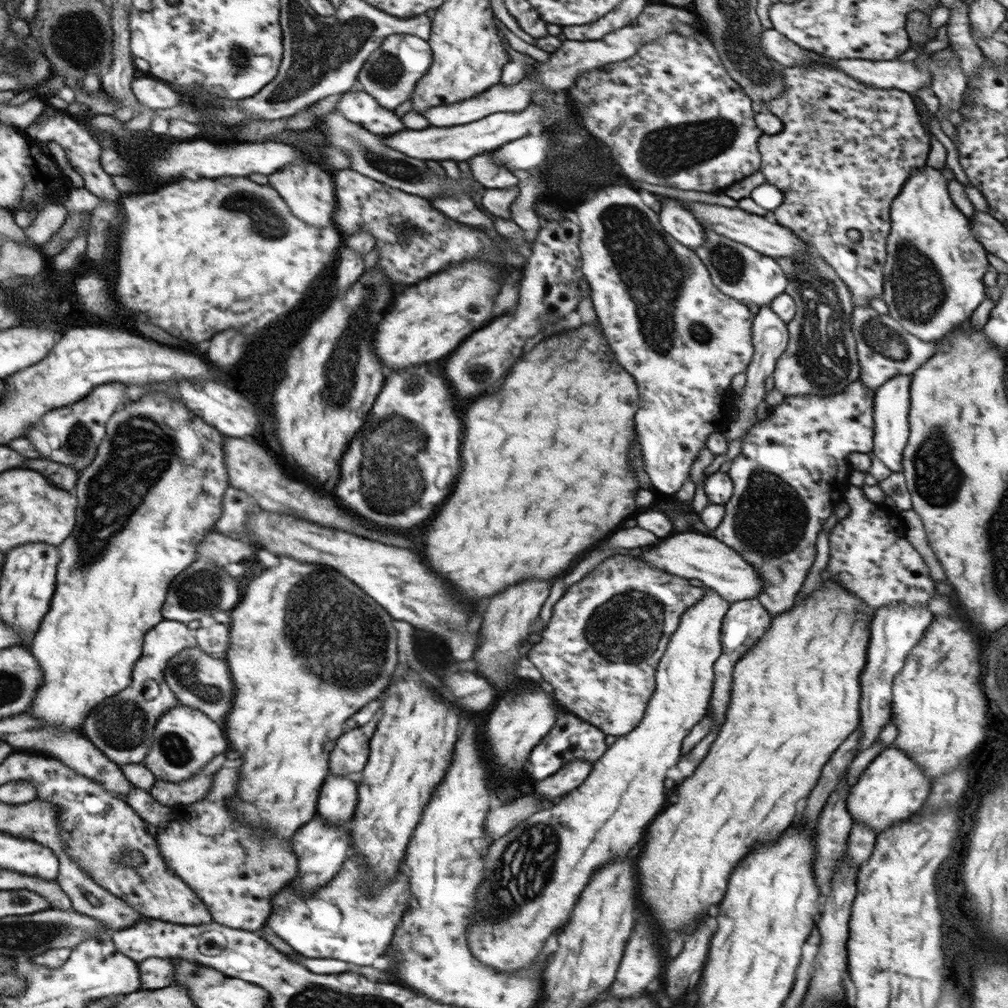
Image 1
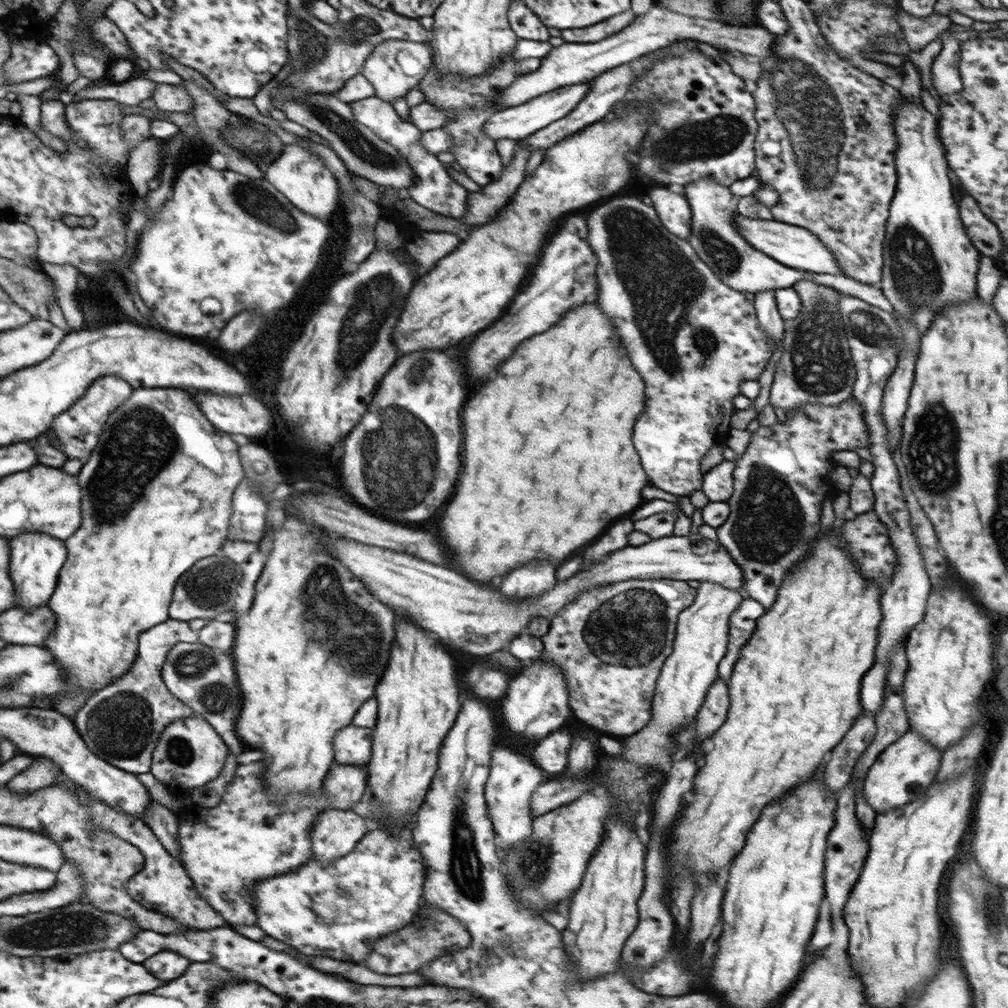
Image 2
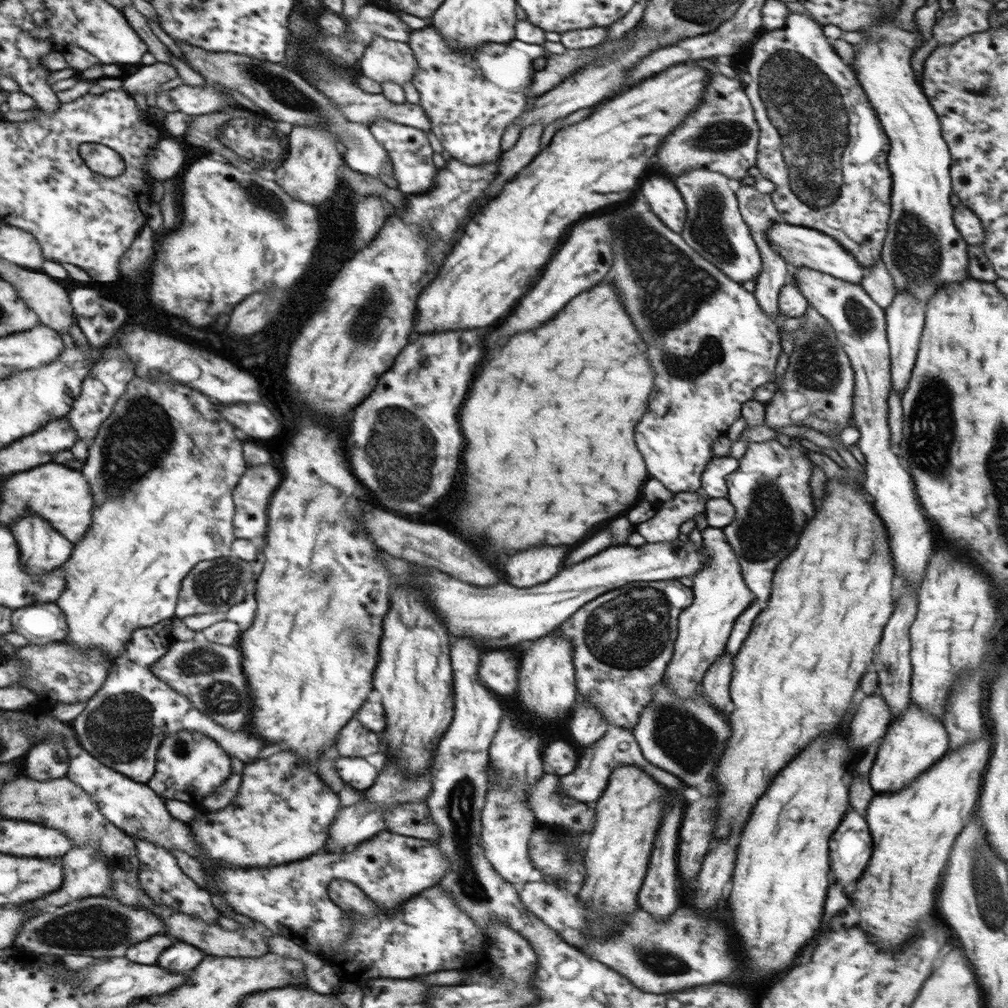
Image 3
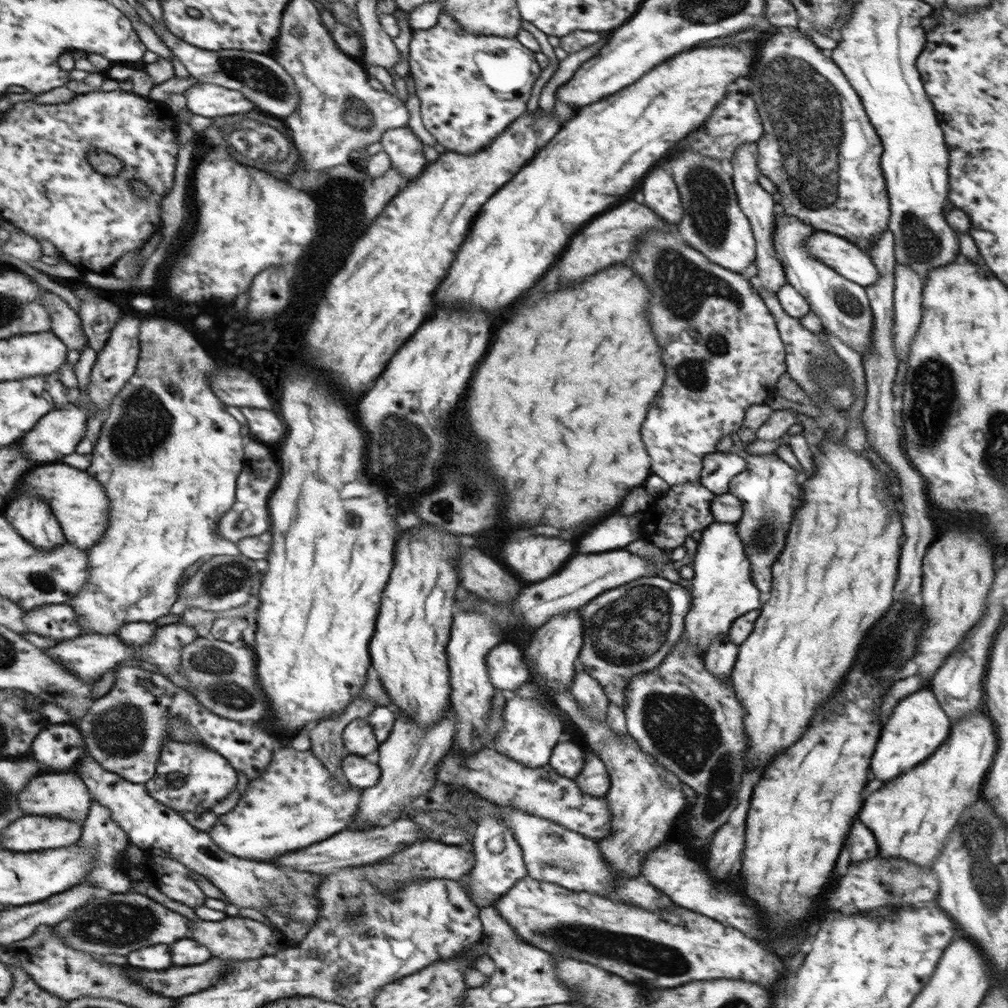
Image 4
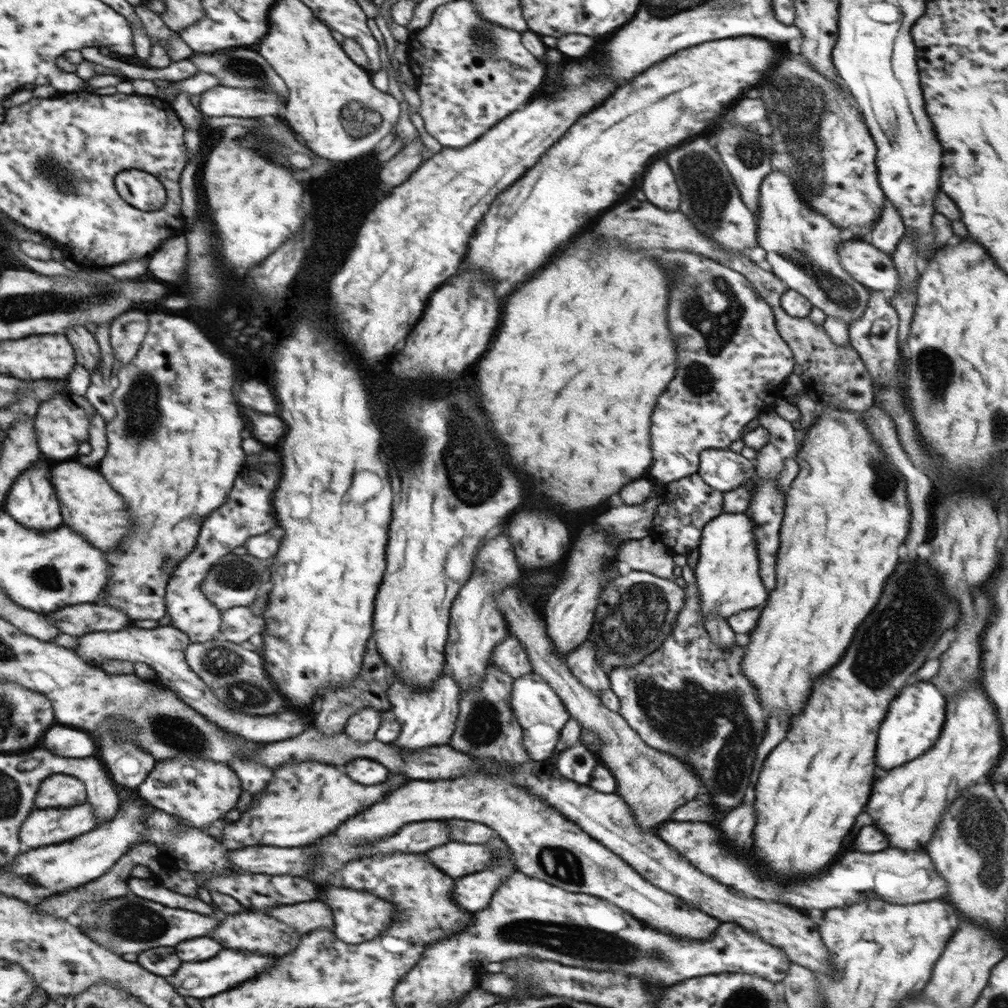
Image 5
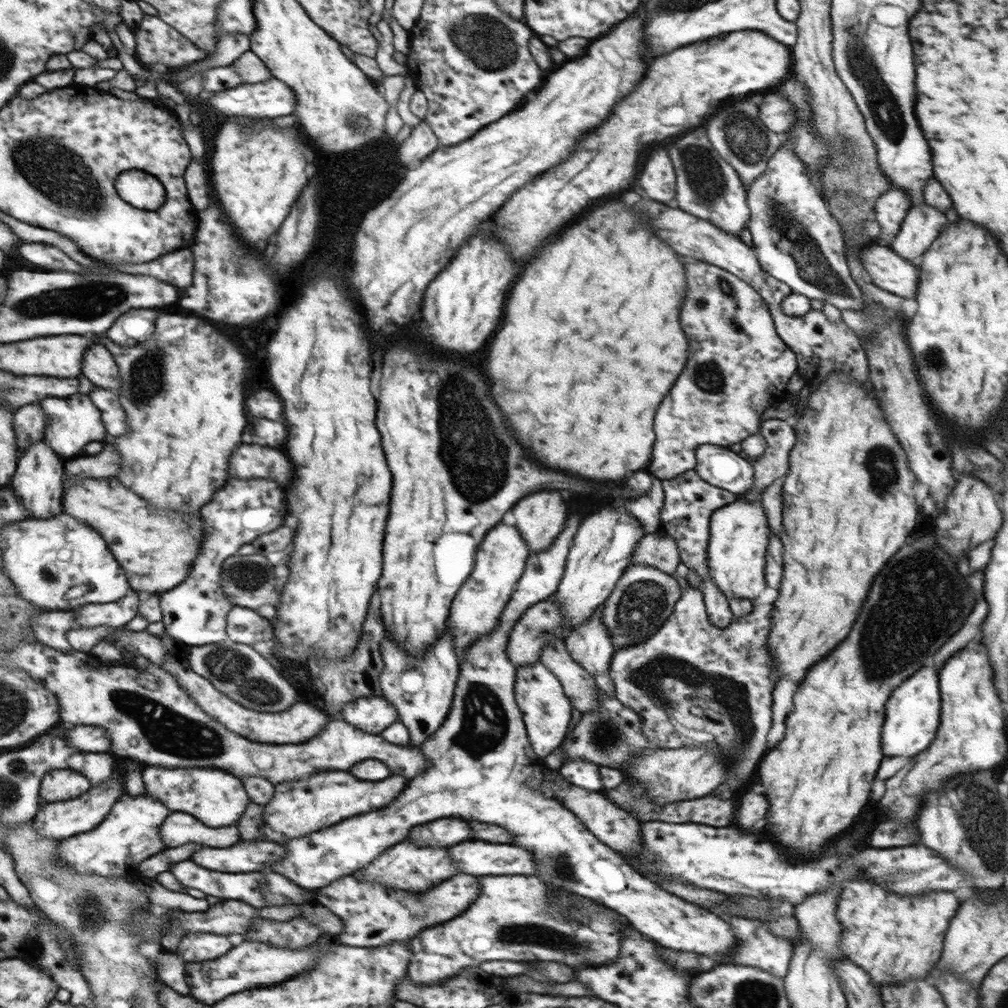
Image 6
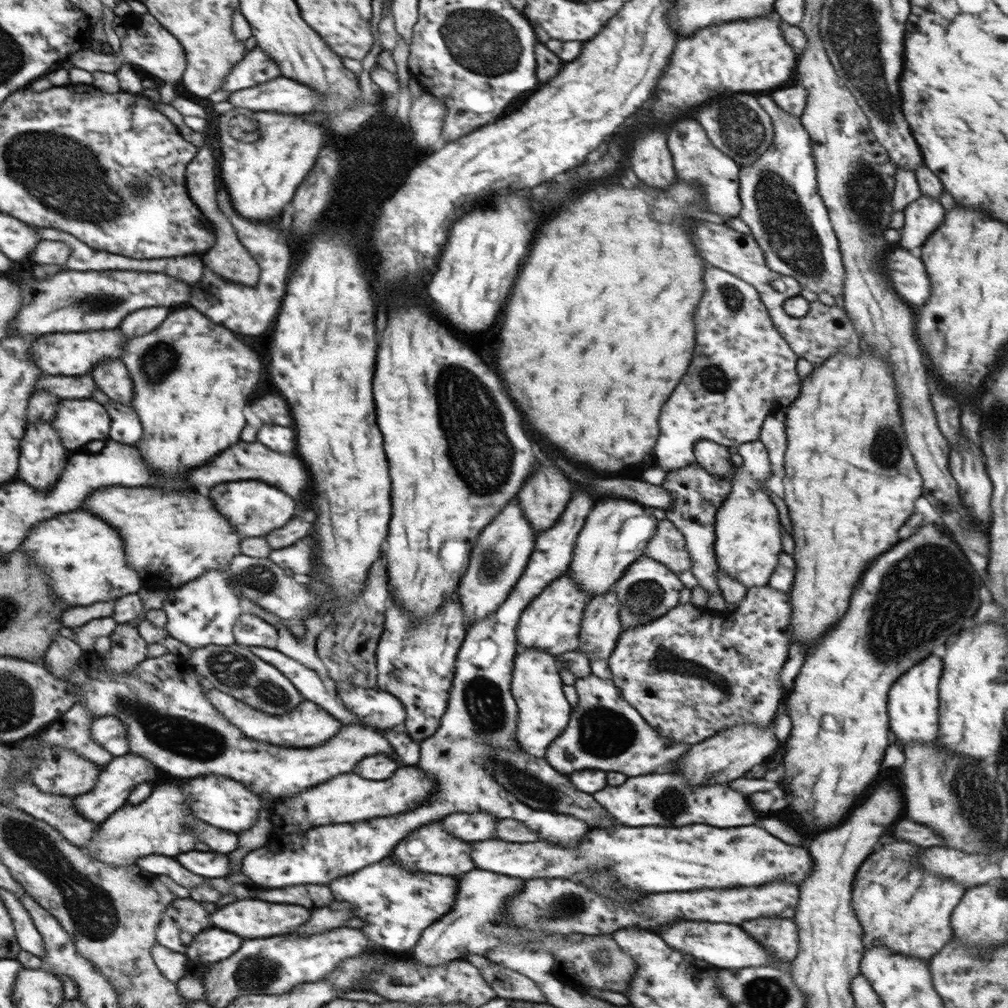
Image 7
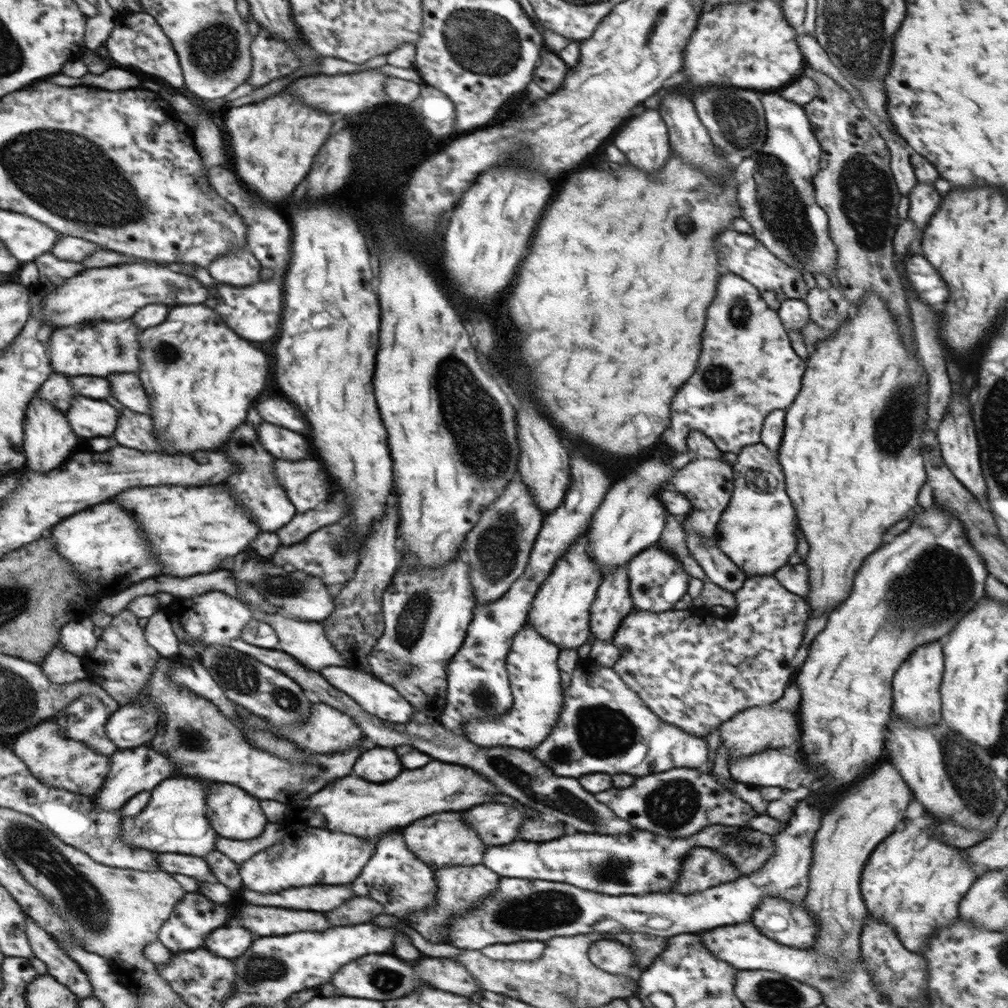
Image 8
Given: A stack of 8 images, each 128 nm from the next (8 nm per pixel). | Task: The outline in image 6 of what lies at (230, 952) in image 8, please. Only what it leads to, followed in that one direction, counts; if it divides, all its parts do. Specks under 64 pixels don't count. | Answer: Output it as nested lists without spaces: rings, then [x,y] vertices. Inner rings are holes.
[[[198,932],[198,934],[186,934],[183,936],[184,944],[176,948],[176,954],[185,961],[204,962],[224,956],[232,950],[232,942],[228,936]]]

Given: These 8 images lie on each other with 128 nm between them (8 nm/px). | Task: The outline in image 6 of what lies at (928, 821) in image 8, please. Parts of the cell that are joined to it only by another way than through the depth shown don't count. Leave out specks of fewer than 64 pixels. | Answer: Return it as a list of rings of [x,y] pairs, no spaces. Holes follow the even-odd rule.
[[[860,875],[848,883],[844,883],[839,896],[836,917],[842,925],[842,940],[840,949],[847,960],[856,963],[869,976],[876,991],[884,982],[894,980],[896,983],[904,979],[928,979],[928,973],[934,968],[942,956],[944,938],[950,926],[950,919],[955,916],[962,901],[954,891],[926,891],[919,896],[902,898],[894,891],[890,891],[884,884],[874,883],[866,875]]]

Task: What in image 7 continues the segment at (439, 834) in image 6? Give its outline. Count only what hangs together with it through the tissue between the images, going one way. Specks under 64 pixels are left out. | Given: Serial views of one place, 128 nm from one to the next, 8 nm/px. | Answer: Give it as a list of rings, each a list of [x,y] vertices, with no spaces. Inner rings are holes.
[[[452,813],[442,819],[444,829],[470,844],[496,839],[496,824],[501,818],[490,813]]]

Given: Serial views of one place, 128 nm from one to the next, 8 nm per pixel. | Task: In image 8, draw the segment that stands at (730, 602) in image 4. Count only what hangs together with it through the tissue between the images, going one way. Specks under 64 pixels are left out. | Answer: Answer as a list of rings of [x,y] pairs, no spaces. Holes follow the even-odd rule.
[[[761,442],[742,448],[732,465],[735,488],[717,524],[718,547],[746,576],[772,575],[787,563],[790,552],[798,548],[798,538],[794,536],[798,532],[798,518],[786,494],[782,465],[777,455]],[[765,472],[778,480],[772,490],[765,485],[768,484]]]

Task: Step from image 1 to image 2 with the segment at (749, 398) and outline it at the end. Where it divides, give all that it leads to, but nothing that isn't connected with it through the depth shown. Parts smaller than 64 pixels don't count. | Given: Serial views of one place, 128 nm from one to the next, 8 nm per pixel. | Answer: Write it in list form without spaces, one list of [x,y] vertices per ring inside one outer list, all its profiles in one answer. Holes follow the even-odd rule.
[[[775,290],[762,291],[754,295],[754,308],[760,329],[764,329],[770,337],[772,348],[778,346],[779,341],[783,339],[785,333],[785,321],[778,312]]]

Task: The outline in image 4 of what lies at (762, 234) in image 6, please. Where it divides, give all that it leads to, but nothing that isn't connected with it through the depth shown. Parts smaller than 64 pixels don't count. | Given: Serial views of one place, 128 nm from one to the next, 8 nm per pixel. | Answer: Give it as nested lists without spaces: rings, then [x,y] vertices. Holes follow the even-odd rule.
[[[758,176],[758,183],[766,192],[770,192],[777,204],[778,220],[774,229],[774,248],[778,252],[778,258],[782,262],[782,268],[786,273],[787,283],[793,286],[807,301],[814,314],[818,315],[823,329],[841,341],[852,347],[862,358],[870,349],[872,339],[872,310],[869,306],[869,298],[865,287],[844,278],[834,271],[824,261],[812,255],[806,248],[806,240],[819,230],[808,223],[798,219],[796,216],[784,213],[779,202],[777,202],[776,185],[766,176]]]

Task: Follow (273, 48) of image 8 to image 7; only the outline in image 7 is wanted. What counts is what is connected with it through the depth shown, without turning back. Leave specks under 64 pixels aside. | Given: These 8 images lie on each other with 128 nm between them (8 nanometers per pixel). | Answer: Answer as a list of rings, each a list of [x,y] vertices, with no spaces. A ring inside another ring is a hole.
[[[256,46],[252,51],[248,51],[244,60],[240,60],[231,74],[227,75],[222,90],[234,92],[238,89],[252,88],[274,80],[280,77],[280,74],[282,71],[278,64],[268,58],[268,53],[263,48]]]

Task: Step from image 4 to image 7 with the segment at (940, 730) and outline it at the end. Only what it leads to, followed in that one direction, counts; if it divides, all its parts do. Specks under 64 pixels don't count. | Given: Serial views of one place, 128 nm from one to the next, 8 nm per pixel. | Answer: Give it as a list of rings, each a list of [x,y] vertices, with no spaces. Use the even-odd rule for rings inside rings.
[[[928,655],[918,664],[902,673],[902,678],[890,687],[888,694],[888,718],[890,736],[900,741],[902,746],[914,746],[937,740],[939,732],[939,680],[942,676],[943,662],[936,655]]]

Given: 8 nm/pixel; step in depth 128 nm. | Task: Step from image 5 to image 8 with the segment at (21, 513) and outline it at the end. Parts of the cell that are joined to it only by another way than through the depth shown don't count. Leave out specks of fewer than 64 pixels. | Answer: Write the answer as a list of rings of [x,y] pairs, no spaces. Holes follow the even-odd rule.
[[[37,394],[32,399],[26,414],[27,462],[24,469],[46,473],[52,468],[58,468],[70,456],[76,444],[78,444],[78,438],[74,430],[70,428],[64,412],[60,412],[50,401],[44,400]]]

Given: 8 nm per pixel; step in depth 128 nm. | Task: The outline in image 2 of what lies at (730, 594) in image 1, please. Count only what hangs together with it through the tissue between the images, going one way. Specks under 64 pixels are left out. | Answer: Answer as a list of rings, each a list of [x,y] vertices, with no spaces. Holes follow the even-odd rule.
[[[690,533],[686,536],[670,536],[670,538],[658,538],[658,540],[652,539],[648,544],[642,544],[642,548],[640,546],[626,546],[624,550],[618,550],[618,552],[612,552],[612,554],[604,556],[600,562],[592,564],[590,568],[582,569],[582,572],[576,573],[568,579],[557,580],[554,587],[544,591],[540,598],[522,600],[508,599],[502,591],[496,590],[496,588],[478,586],[478,584],[470,582],[468,578],[460,576],[454,570],[446,570],[446,568],[428,564],[428,562],[418,560],[416,556],[404,554],[404,552],[394,552],[340,536],[324,539],[330,545],[328,551],[332,550],[330,553],[338,557],[344,563],[344,566],[348,567],[354,573],[354,576],[358,577],[376,598],[380,598],[390,608],[396,608],[398,614],[410,616],[418,626],[422,626],[423,630],[433,634],[440,641],[451,639],[455,642],[456,648],[472,655],[490,655],[497,650],[507,649],[514,638],[522,634],[530,634],[528,624],[532,618],[544,618],[544,620],[550,621],[552,616],[556,616],[564,608],[564,604],[576,602],[576,598],[582,592],[586,592],[588,588],[598,588],[598,586],[604,586],[604,584],[656,578],[677,581],[710,581],[728,589],[736,589],[736,591],[743,591],[744,588],[744,572],[730,556],[730,552],[716,540],[705,539],[700,533]]]

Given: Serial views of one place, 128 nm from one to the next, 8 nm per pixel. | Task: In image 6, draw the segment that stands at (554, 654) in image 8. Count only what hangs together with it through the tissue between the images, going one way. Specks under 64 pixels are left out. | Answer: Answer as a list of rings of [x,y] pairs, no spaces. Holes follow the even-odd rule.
[[[538,660],[516,669],[514,694],[518,708],[522,711],[528,740],[536,756],[548,756],[563,743],[572,720],[572,703],[564,693],[562,683]]]

